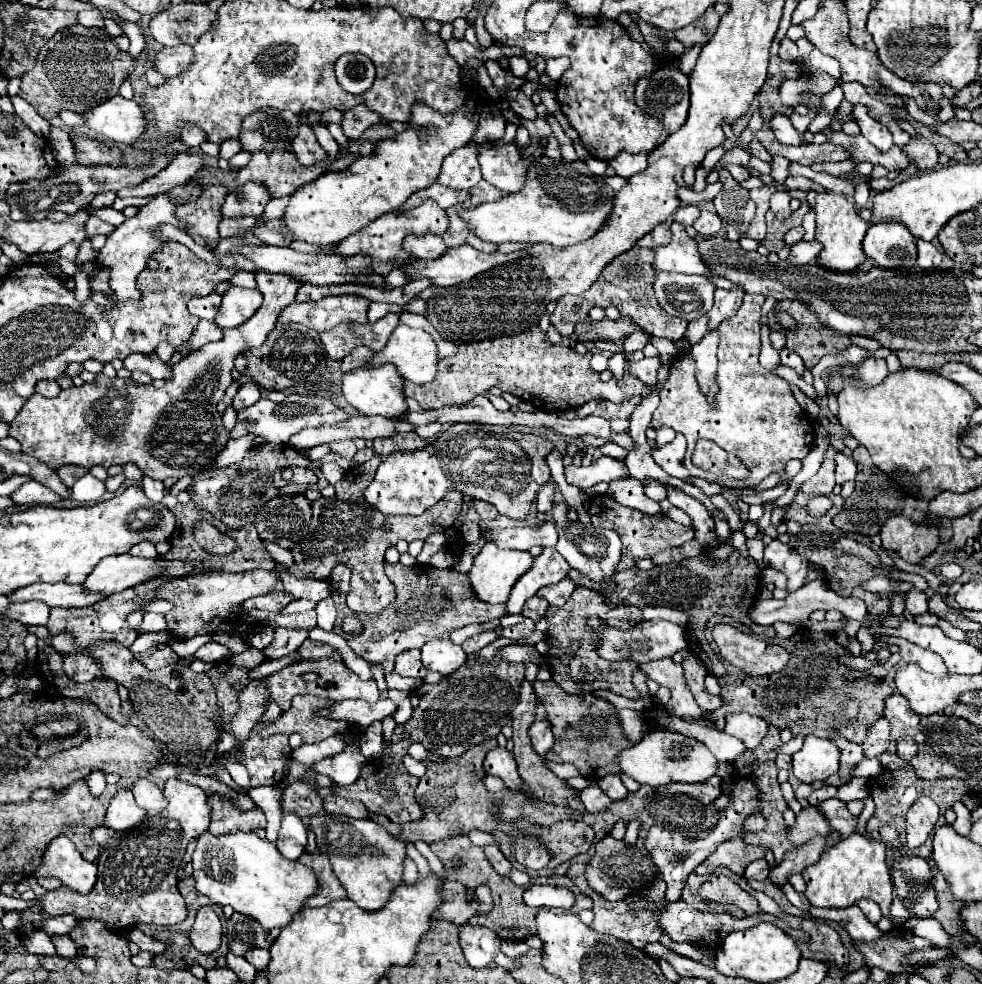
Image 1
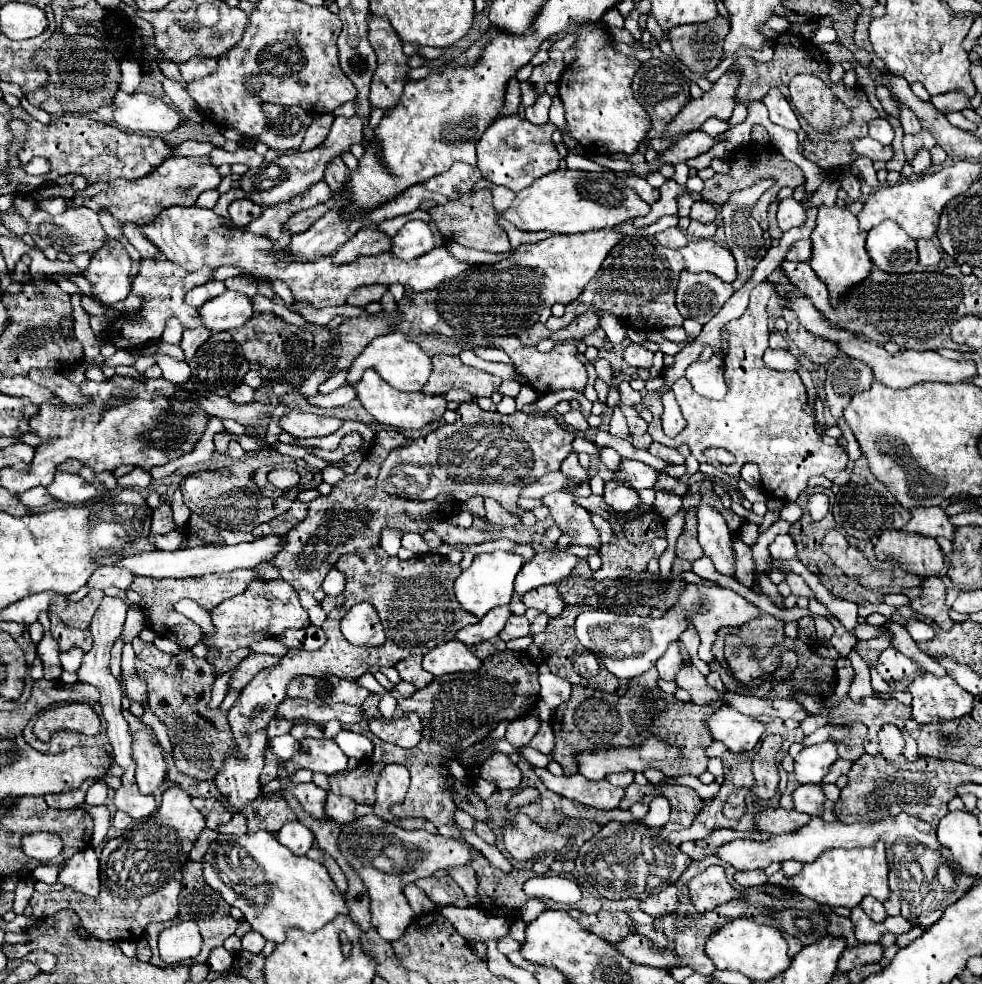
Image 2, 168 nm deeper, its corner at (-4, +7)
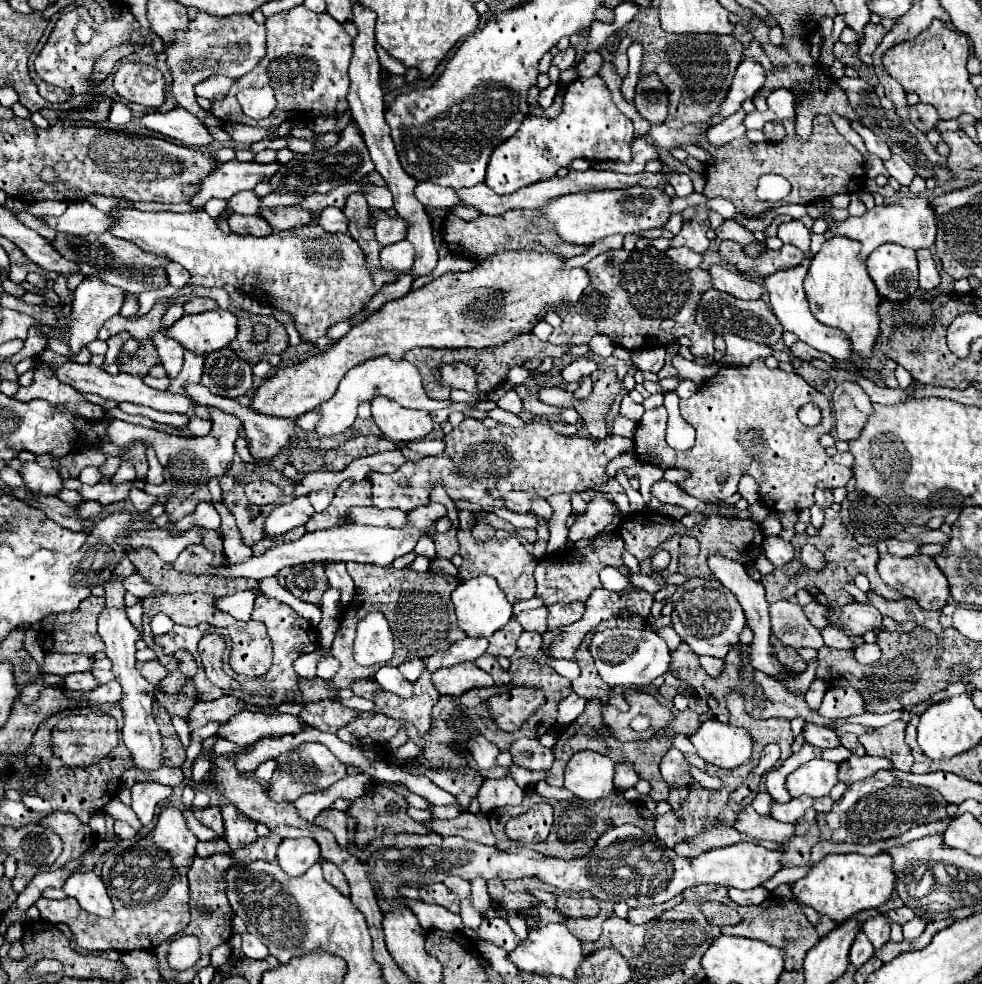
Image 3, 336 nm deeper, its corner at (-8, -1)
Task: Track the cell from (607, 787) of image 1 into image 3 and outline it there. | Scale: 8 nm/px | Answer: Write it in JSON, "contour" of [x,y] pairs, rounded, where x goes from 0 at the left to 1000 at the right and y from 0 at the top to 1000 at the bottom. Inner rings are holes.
{"contour":[[[627,775],[625,779],[625,800],[629,804],[637,804],[650,796],[650,788],[644,775]]]}

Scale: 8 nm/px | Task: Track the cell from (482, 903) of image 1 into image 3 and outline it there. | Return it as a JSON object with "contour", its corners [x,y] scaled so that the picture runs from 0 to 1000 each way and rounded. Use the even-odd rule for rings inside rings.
{"contour":[[[440,897],[428,903],[428,914],[434,918],[442,918],[448,922],[458,924],[460,928],[468,928],[468,916],[466,912],[452,899],[452,897]]]}

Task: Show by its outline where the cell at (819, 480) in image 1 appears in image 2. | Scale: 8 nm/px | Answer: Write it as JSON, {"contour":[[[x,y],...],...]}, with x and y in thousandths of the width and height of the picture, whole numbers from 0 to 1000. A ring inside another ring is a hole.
{"contour":[[[784,286],[772,288],[764,298],[764,310],[754,324],[747,324],[735,332],[735,342],[741,347],[741,359],[737,361],[737,383],[741,399],[735,408],[719,405],[711,401],[701,385],[690,385],[684,391],[692,418],[699,426],[699,434],[688,444],[678,444],[672,434],[675,412],[668,405],[662,410],[666,422],[660,432],[660,440],[666,448],[690,454],[699,450],[713,468],[713,460],[719,454],[737,454],[749,462],[745,483],[752,483],[756,473],[770,471],[776,483],[776,497],[792,507],[811,509],[811,505],[823,495],[823,487],[837,483],[839,479],[855,479],[864,473],[864,462],[857,454],[843,454],[829,436],[829,426],[819,420],[817,412],[823,408],[821,395],[813,379],[792,379],[776,367],[776,359],[782,351],[782,320],[780,308],[788,300]]]}

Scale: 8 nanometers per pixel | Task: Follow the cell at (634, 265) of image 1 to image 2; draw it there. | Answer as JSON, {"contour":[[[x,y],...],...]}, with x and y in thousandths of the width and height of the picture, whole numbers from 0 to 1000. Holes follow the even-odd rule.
{"contour":[[[635,241],[621,257],[615,269],[611,271],[607,284],[591,298],[591,302],[576,312],[572,322],[560,322],[556,332],[568,336],[576,332],[591,318],[607,318],[611,314],[623,316],[629,324],[637,326],[635,330],[652,336],[674,336],[678,332],[688,332],[697,328],[688,310],[686,298],[690,279],[697,273],[695,261],[690,255],[674,251],[666,241]]]}

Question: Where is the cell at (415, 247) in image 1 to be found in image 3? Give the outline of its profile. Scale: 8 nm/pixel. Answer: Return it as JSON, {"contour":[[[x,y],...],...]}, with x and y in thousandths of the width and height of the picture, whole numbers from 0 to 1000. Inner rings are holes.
{"contour":[[[411,243],[401,249],[393,249],[387,255],[387,267],[393,275],[405,275],[415,277],[422,267],[422,251]]]}

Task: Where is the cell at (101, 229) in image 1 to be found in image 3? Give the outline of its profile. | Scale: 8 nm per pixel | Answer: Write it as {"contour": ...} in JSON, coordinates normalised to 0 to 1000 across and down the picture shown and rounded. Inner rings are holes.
{"contour":[[[173,267],[173,269],[169,271],[169,277],[171,277],[173,290],[179,292],[179,294],[187,292],[187,290],[193,286],[193,277],[191,277],[183,267]]]}

